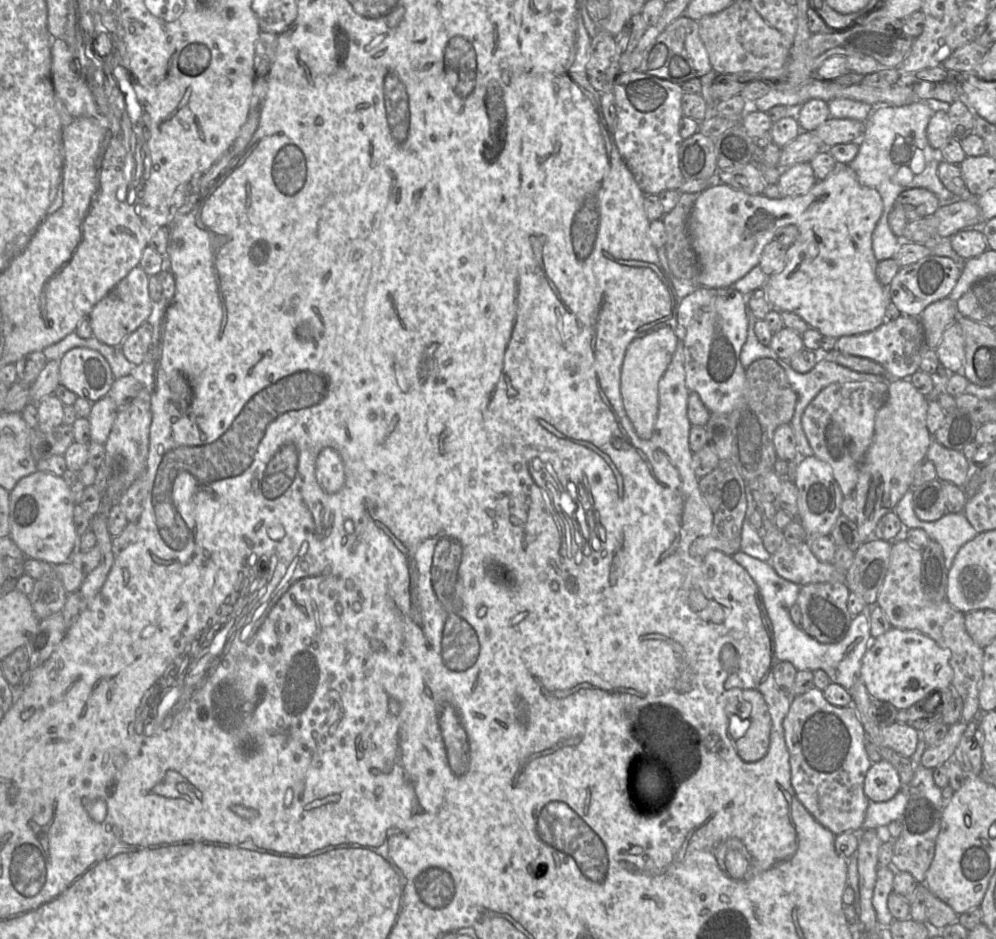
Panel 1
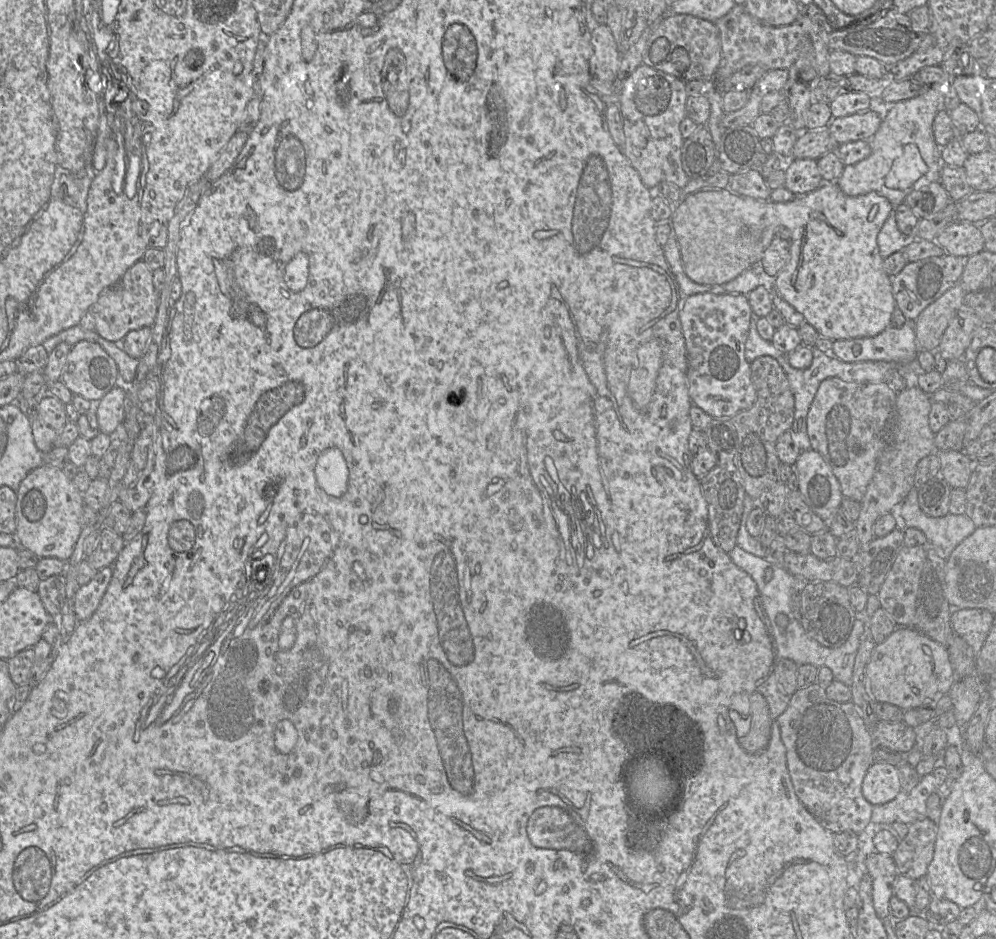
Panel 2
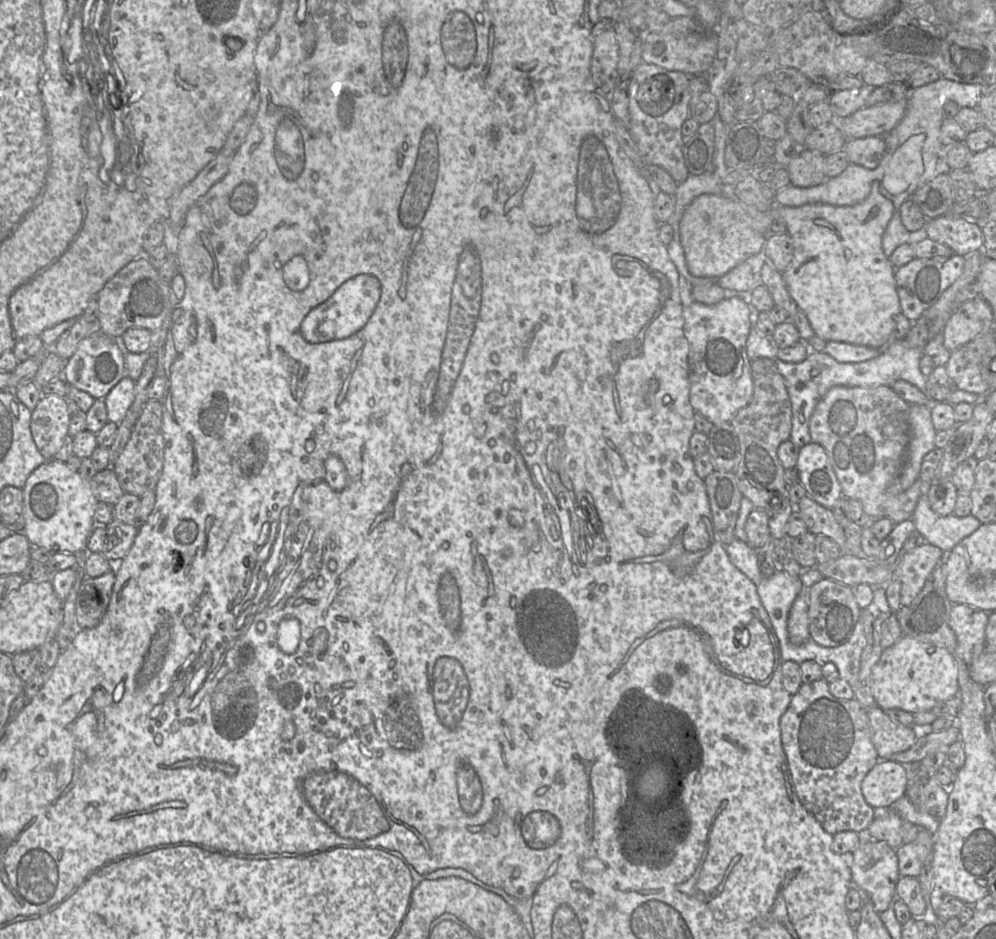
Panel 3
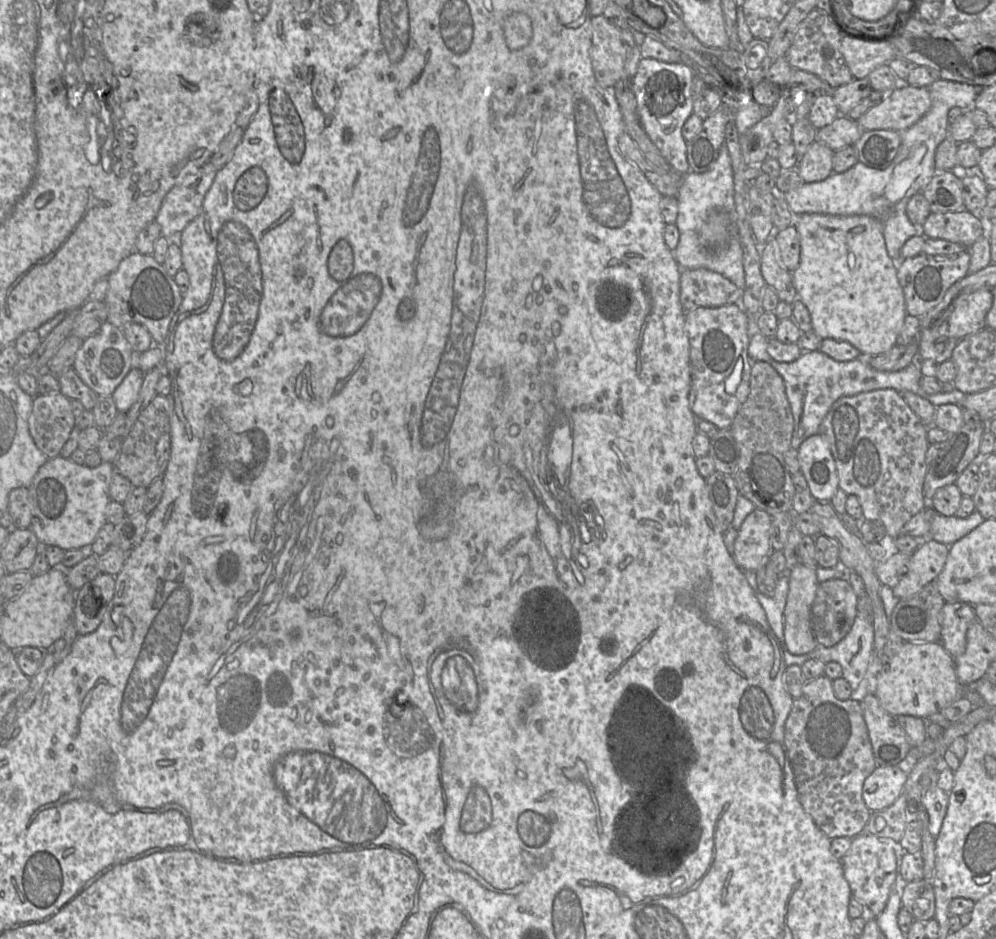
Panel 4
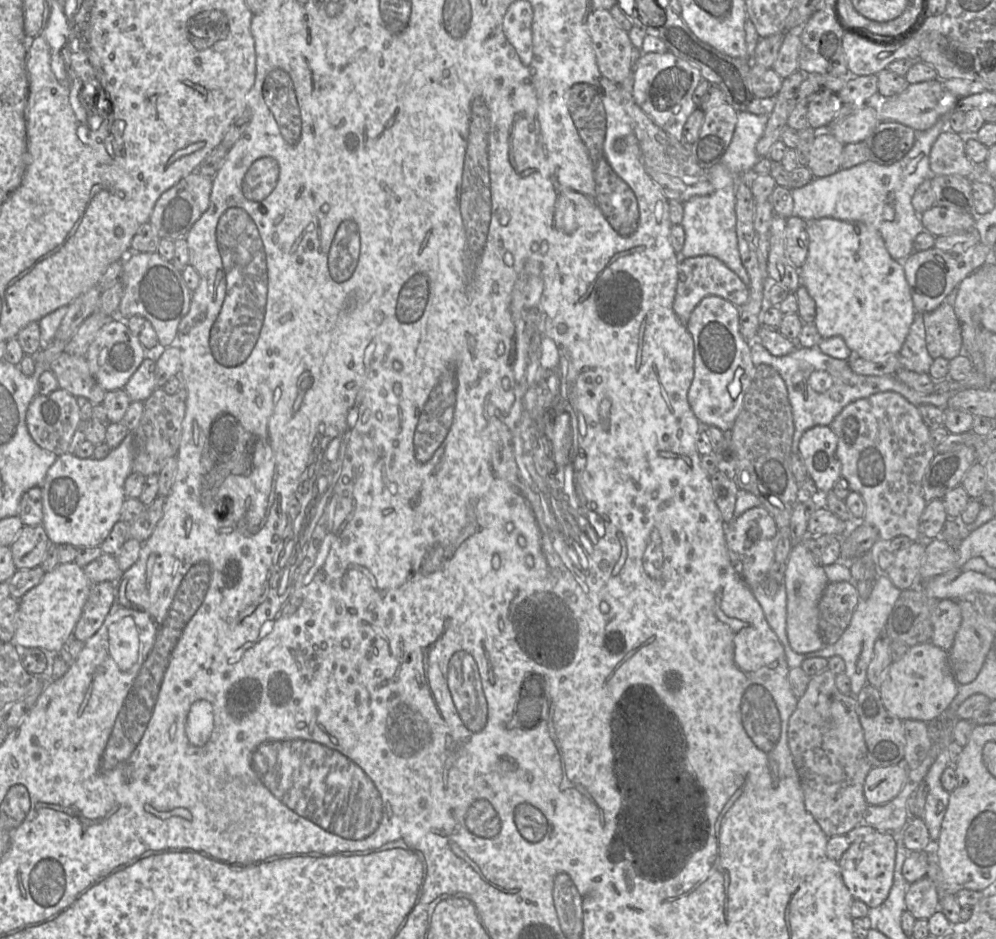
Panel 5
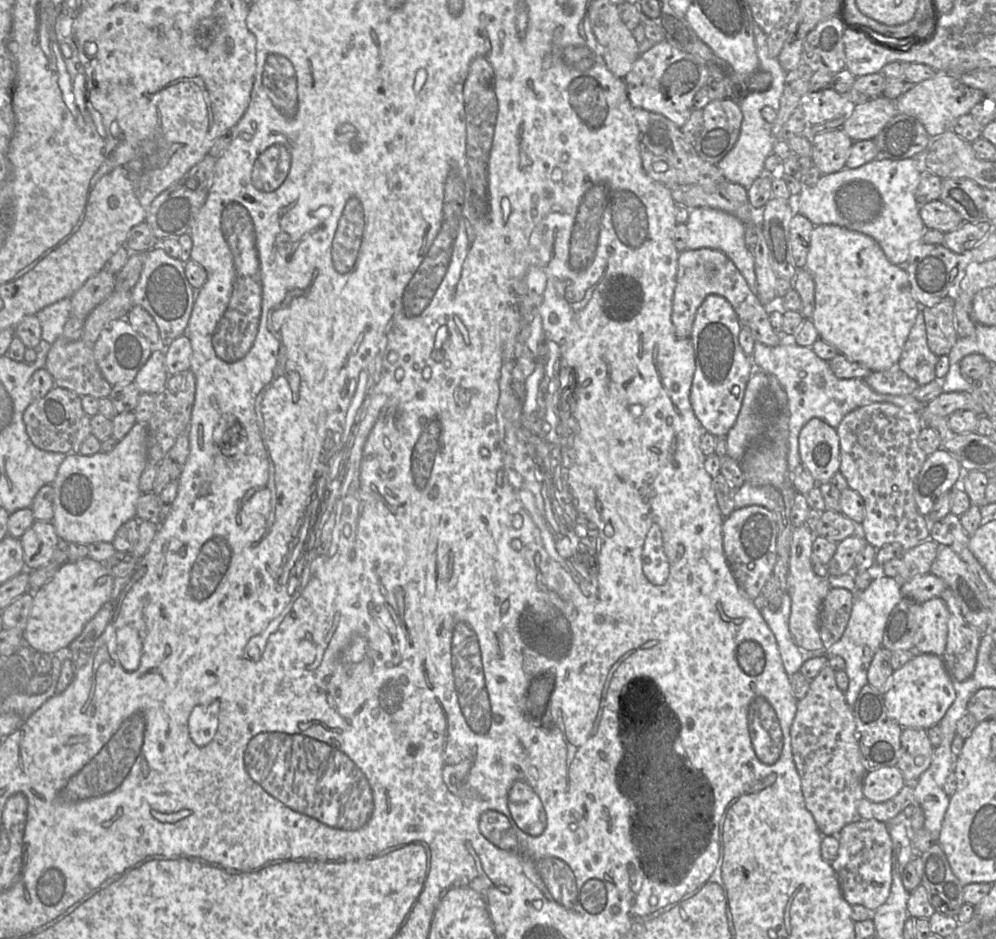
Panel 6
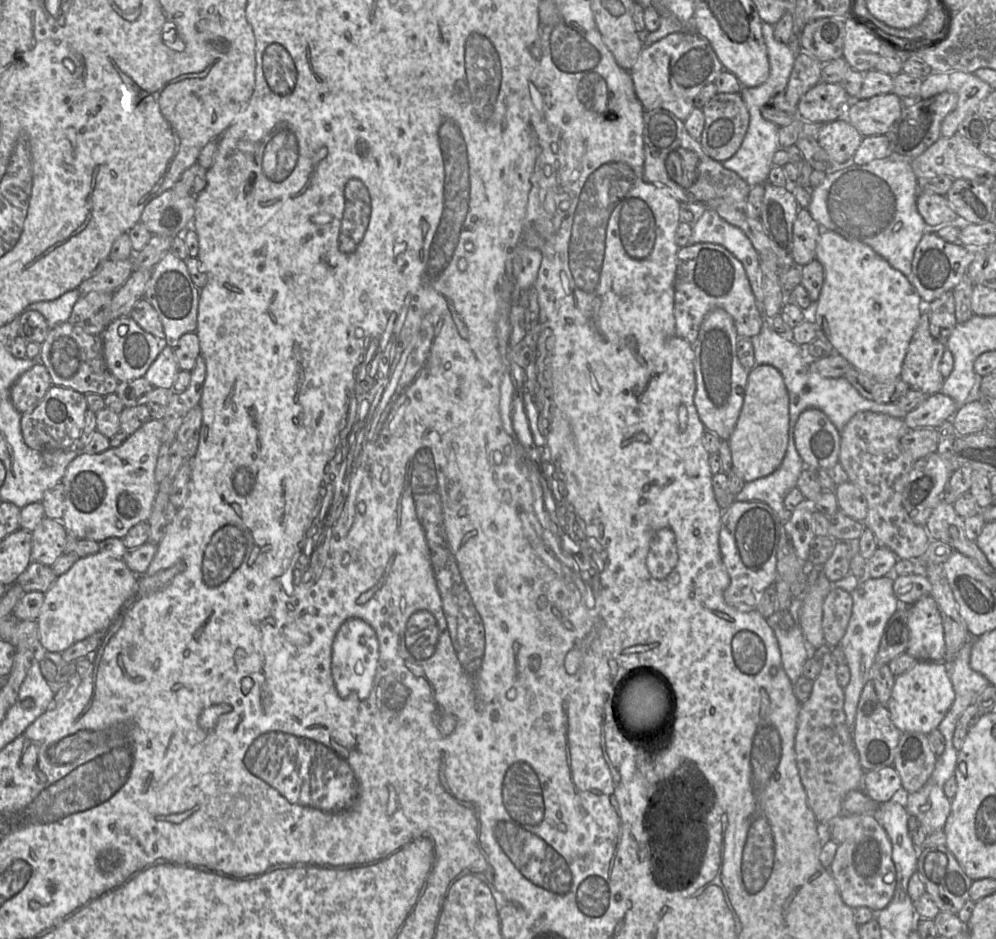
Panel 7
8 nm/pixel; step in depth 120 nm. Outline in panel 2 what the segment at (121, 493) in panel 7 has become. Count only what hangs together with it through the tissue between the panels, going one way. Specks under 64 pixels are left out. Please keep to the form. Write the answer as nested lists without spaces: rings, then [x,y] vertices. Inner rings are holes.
[[[48,465],[31,471],[20,483],[17,494],[17,529],[15,537],[18,548],[27,549],[40,559],[47,557],[69,561],[82,531],[81,516],[83,495],[62,469]]]

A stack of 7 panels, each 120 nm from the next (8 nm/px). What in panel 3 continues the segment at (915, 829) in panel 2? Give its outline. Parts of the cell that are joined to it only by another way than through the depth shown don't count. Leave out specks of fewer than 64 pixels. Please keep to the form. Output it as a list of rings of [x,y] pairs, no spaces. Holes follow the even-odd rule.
[[[919,828],[917,838],[896,849],[898,869],[901,877],[918,878],[926,860],[931,856],[934,837],[925,828]]]

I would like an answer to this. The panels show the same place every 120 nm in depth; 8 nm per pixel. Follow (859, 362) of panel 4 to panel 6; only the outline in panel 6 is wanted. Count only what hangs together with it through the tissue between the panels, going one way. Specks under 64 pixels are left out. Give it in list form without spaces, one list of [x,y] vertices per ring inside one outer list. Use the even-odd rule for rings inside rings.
[[[794,336],[790,340],[782,340],[778,346],[767,346],[756,341],[751,360],[756,369],[774,375],[787,394],[789,408],[787,463],[791,473],[801,464],[799,433],[810,419],[819,418],[836,429],[849,412],[874,402],[888,402],[912,413],[920,413],[926,405],[912,395],[877,393],[862,378],[838,378],[831,370],[828,361],[818,357],[811,347],[796,344]]]

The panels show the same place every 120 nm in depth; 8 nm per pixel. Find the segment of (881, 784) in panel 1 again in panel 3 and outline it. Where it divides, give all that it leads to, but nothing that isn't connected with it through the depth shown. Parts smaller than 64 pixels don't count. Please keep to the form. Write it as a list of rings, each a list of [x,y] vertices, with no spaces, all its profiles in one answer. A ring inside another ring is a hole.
[[[881,759],[873,766],[864,777],[861,790],[866,802],[875,810],[875,815],[878,812],[890,809],[896,800],[906,794],[908,780],[908,771],[903,764],[895,760]]]

